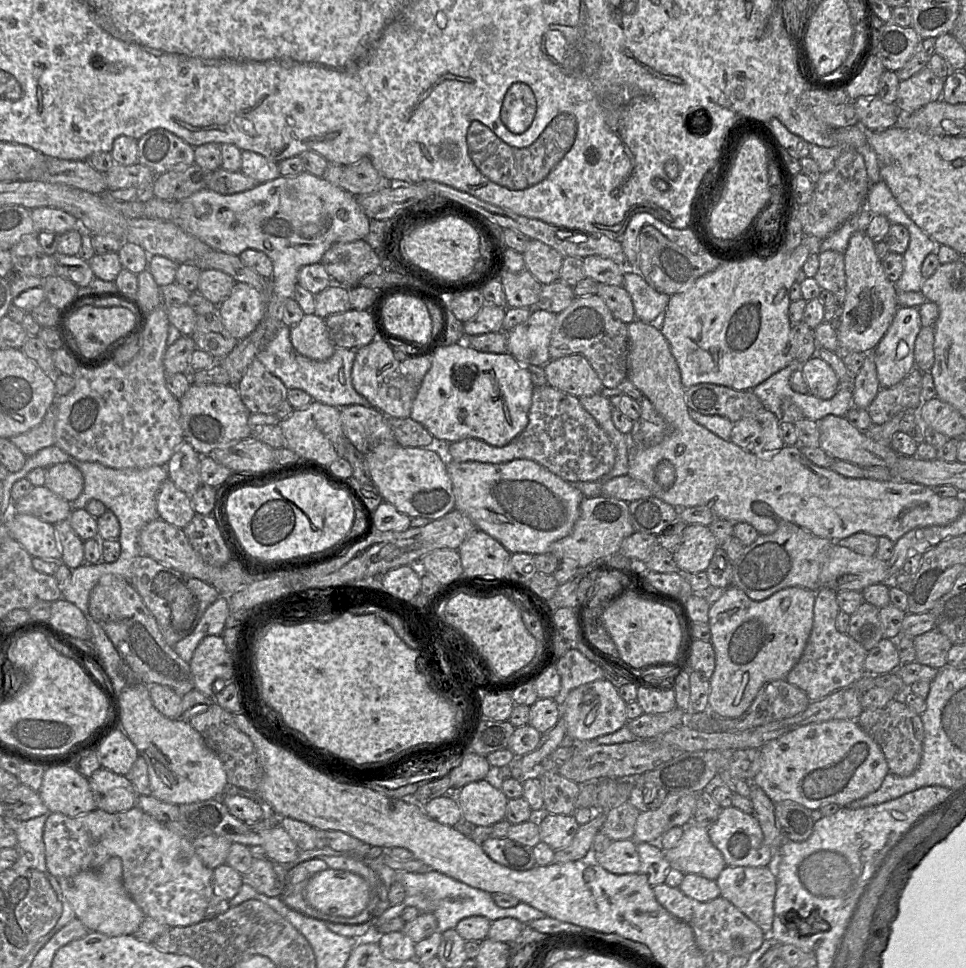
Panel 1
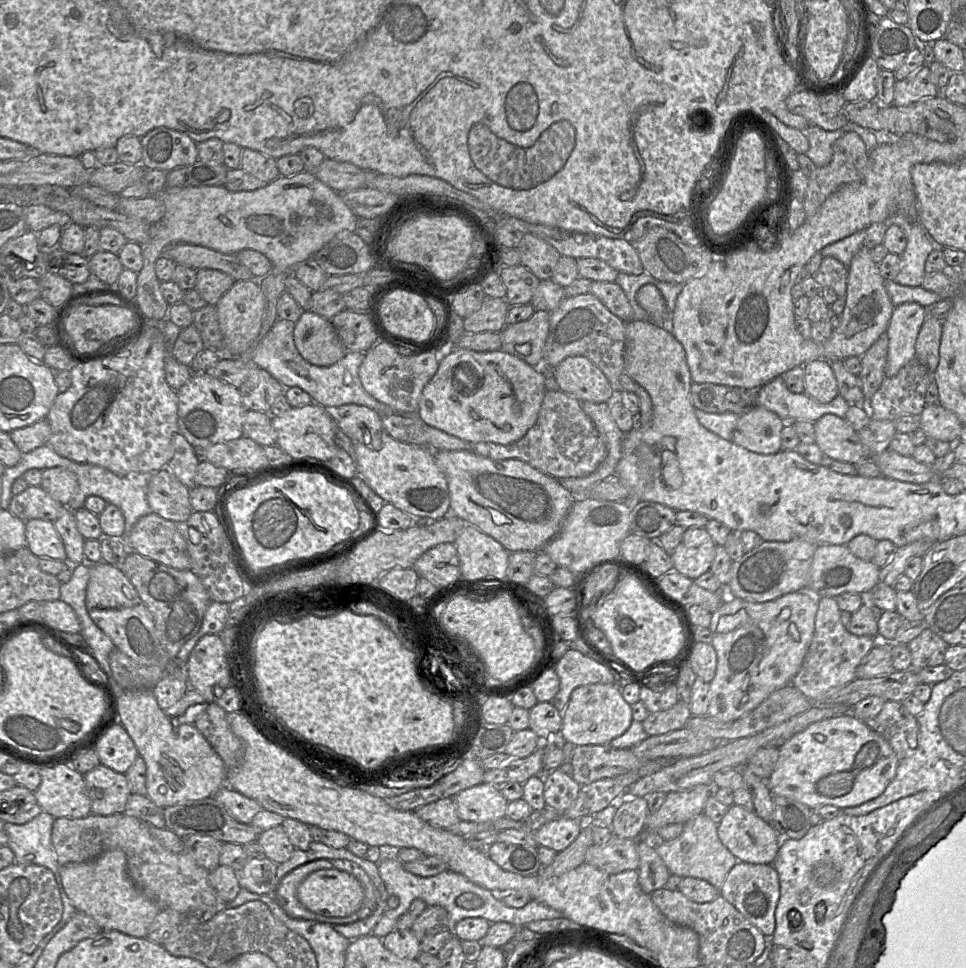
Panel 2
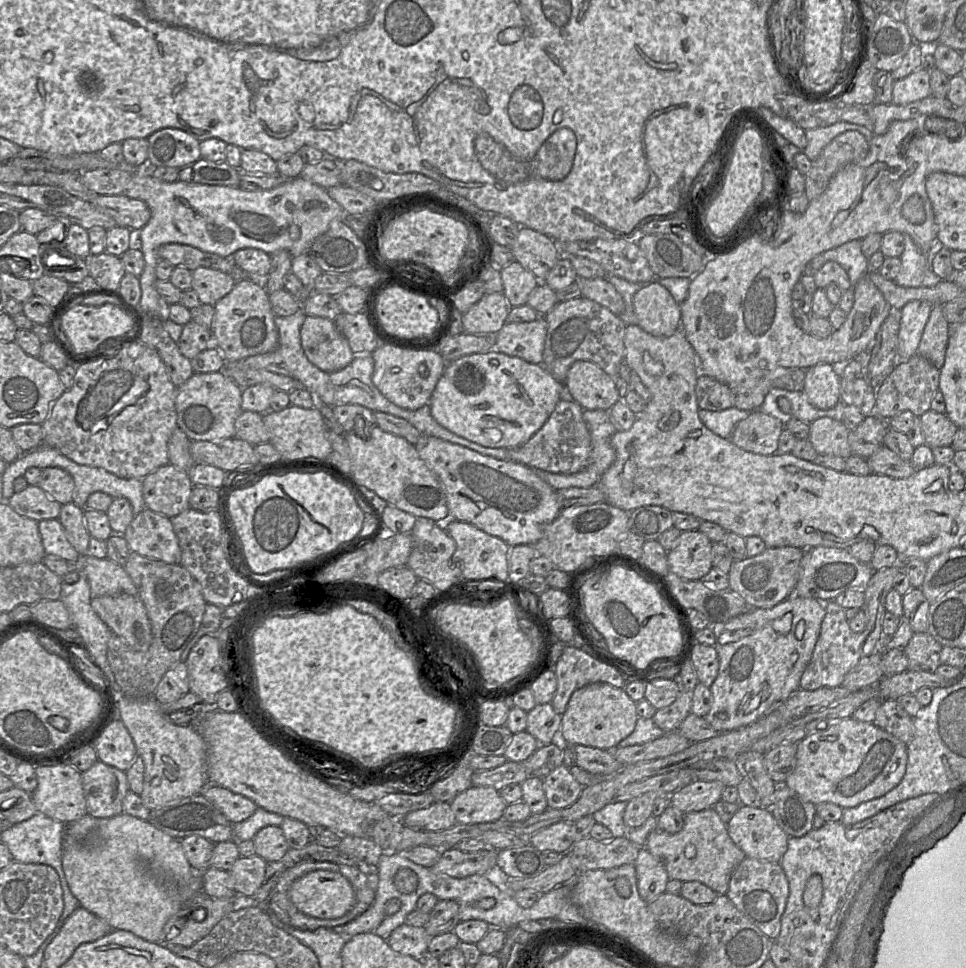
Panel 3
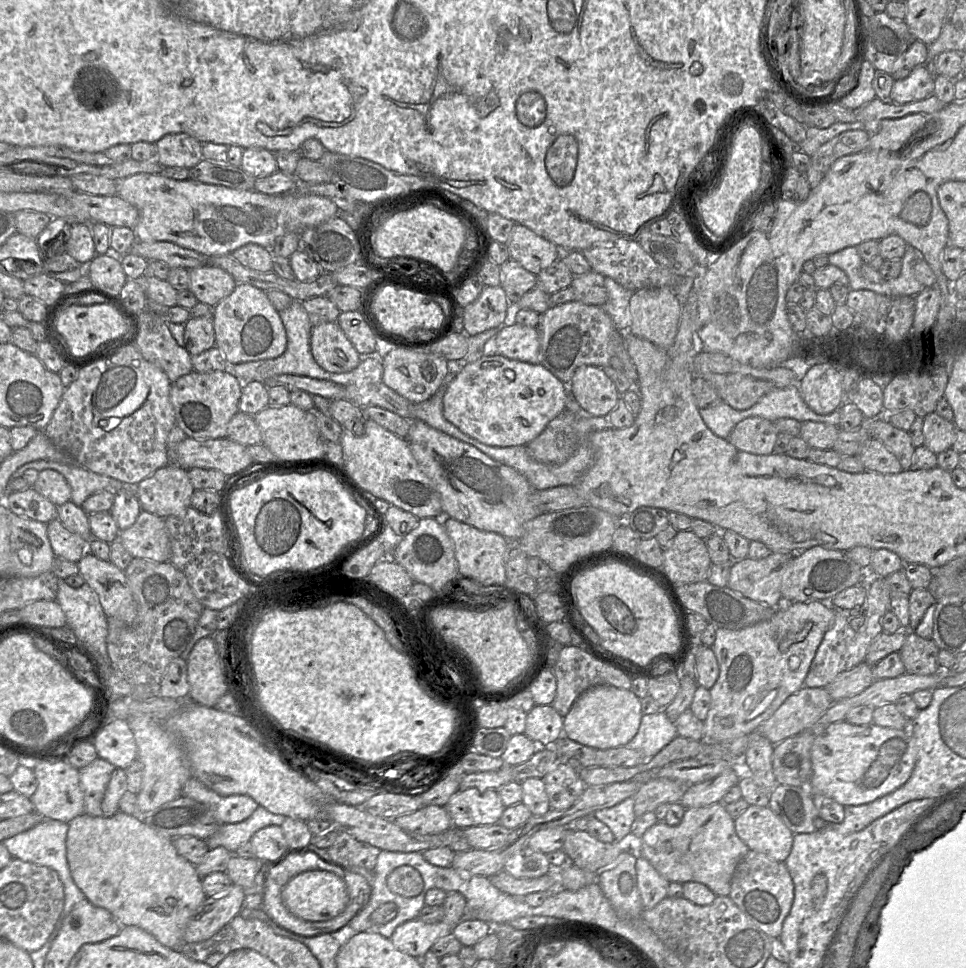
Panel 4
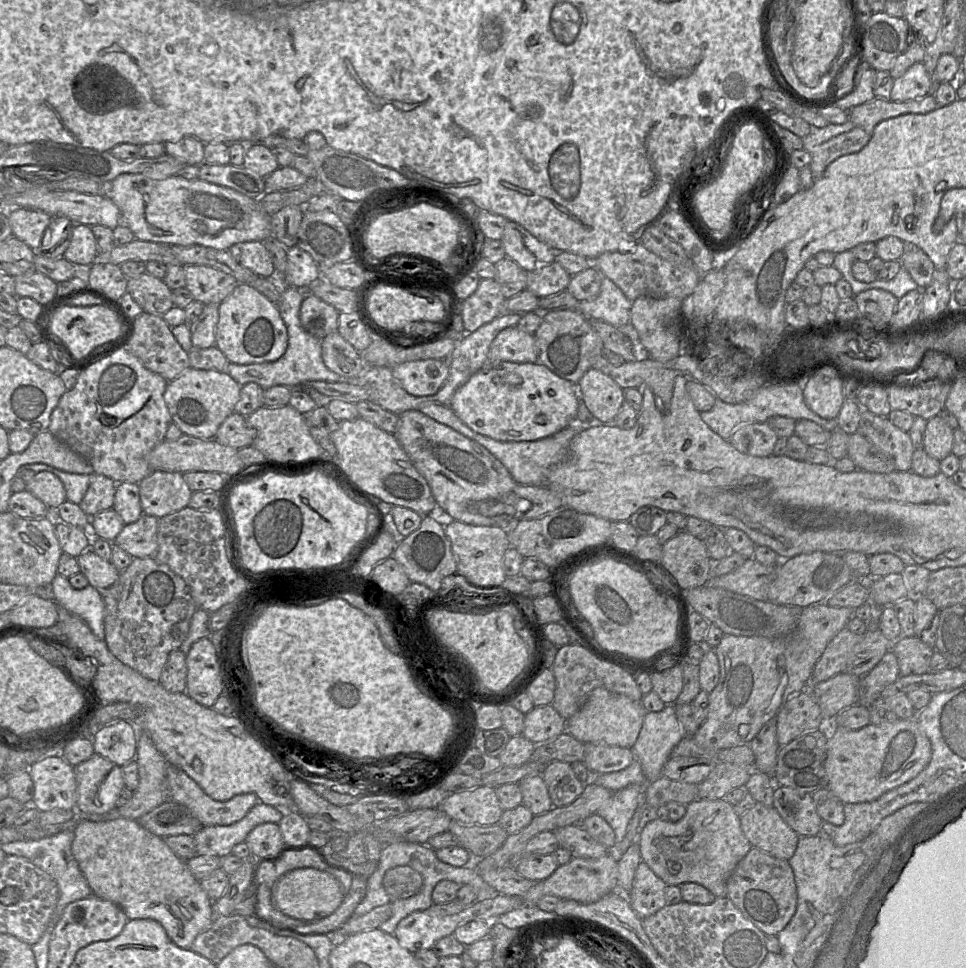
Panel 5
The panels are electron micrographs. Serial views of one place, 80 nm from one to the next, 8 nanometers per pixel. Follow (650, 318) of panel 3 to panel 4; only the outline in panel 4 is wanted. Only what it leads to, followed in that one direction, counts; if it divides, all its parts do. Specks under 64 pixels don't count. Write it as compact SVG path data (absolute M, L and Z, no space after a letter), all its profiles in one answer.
M668 287L644 288L633 293L630 299L632 324L629 333L667 349L674 343L681 318L681 303Z

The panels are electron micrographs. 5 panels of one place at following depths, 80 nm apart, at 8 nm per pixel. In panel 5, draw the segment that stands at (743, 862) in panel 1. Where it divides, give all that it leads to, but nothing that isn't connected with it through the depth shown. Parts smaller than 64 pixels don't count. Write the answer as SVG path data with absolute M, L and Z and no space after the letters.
M756 802L740 816L740 823L752 847L779 859L788 860L793 856L800 836L774 807Z

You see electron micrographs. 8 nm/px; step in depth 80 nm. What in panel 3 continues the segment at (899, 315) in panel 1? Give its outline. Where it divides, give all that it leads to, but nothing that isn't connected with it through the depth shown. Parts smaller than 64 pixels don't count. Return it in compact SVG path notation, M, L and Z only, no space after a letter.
M913 300L901 308L898 333L898 362L906 361L917 354L925 325L933 304L927 300Z

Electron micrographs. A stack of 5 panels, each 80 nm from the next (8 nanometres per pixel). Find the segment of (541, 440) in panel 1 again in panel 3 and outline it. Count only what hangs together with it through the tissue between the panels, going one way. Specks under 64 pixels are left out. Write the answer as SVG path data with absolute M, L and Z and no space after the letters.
M560 399L545 424L523 445L507 448L507 459L500 460L511 460L552 473L572 474L580 471L588 464L592 451L591 435L583 419L583 410L574 400Z

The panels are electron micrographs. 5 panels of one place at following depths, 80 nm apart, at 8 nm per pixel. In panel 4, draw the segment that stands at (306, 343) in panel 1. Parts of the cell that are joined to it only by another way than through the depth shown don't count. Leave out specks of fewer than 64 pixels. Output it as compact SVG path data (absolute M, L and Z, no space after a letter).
M337 321L314 325L311 330L310 348L317 364L331 373L350 372L363 358Z

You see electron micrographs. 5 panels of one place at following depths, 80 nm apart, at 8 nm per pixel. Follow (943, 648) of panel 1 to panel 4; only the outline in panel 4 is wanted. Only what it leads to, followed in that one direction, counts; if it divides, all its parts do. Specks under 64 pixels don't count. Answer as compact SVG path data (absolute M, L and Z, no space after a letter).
M914 632L907 633L906 640L898 651L906 673L916 675L937 674L940 671L938 653L940 649L931 639Z

